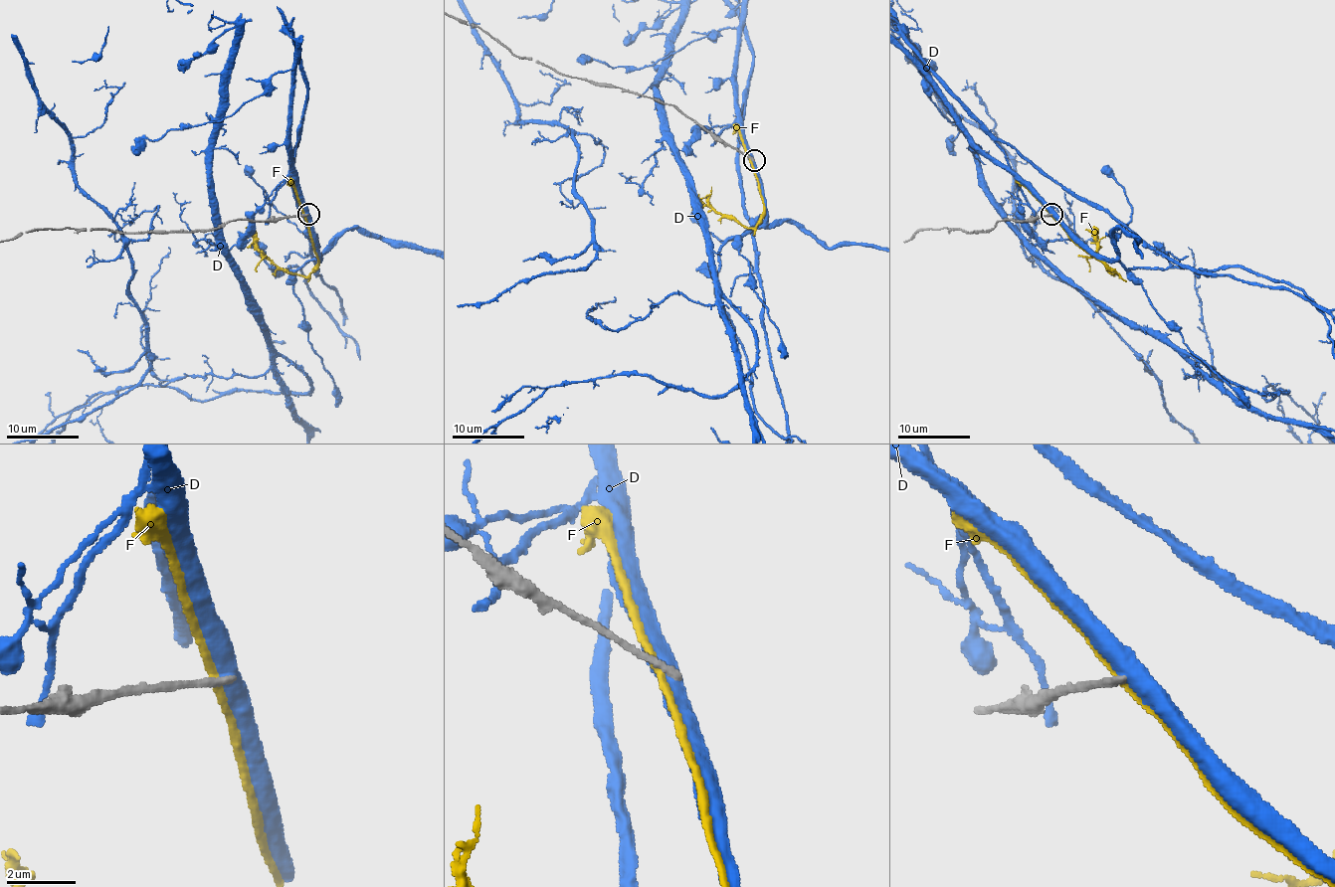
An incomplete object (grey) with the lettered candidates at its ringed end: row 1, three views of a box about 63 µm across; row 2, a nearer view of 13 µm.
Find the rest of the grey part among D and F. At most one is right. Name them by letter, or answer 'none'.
none

